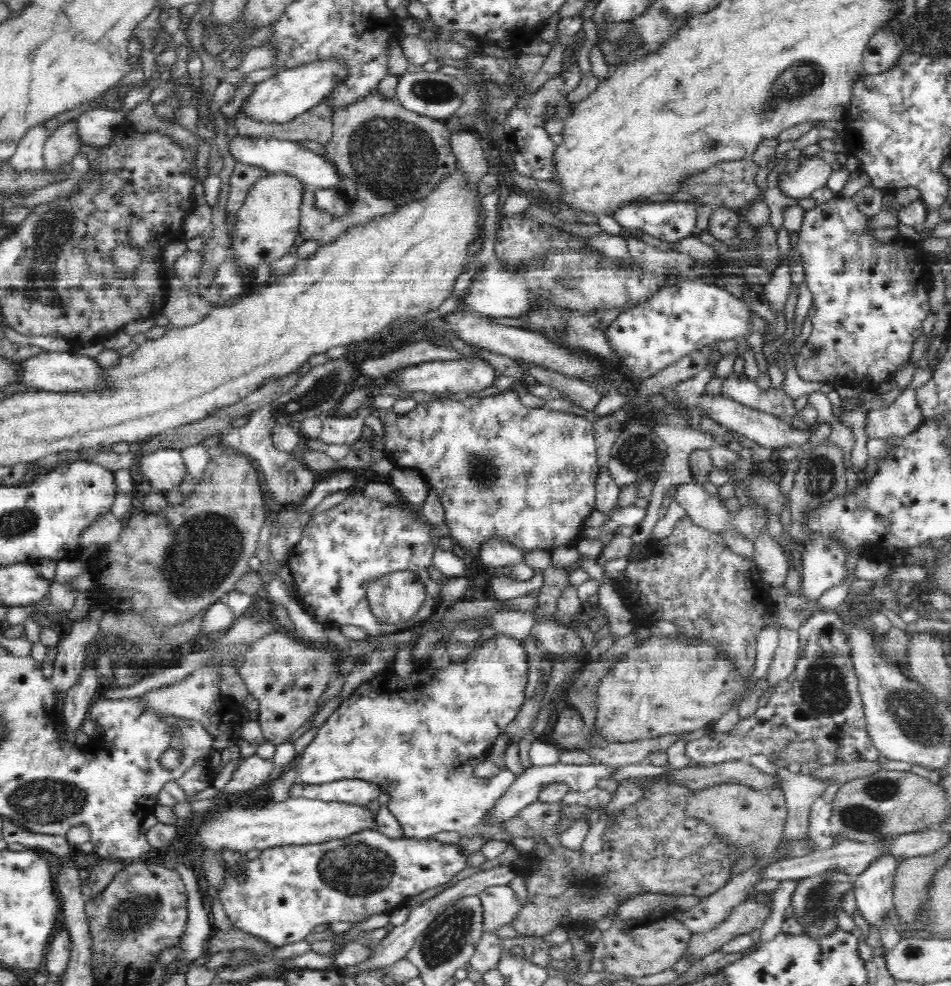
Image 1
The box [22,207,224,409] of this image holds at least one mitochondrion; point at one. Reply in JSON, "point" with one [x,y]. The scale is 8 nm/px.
{"point":[34,296]}

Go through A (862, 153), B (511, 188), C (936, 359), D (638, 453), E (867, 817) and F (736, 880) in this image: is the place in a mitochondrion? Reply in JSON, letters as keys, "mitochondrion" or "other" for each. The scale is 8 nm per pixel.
{"A":"other","B":"other","C":"other","D":"mitochondrion","E":"mitochondrion","F":"other"}

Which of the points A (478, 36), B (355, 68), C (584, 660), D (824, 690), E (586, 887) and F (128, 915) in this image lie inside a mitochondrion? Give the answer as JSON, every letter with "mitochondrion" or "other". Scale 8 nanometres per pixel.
{"A":"other","B":"other","C":"other","D":"mitochondrion","E":"mitochondrion","F":"mitochondrion"}

